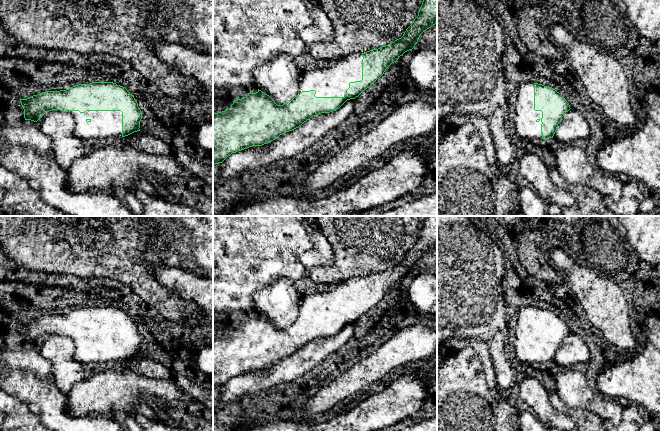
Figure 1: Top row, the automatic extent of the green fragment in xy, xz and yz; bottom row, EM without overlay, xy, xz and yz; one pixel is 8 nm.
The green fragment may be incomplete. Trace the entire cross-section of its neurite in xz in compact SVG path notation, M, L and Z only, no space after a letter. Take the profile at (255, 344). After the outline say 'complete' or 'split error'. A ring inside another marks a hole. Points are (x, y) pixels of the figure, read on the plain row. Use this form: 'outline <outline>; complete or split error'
outline M427 216L419 233L418 240L406 253L401 262L378 273L372 273L365 277L352 277L331 286L328 290L303 297L299 305L298 317L291 325L283 329L277 329L269 319L258 313L256 317L248 317L246 321L234 324L229 333L213 337L213 389L222 387L232 377L252 370L267 368L277 363L280 359L298 352L311 341L321 337L336 335L347 324L355 323L379 303L386 293L392 287L396 286L400 280L412 274L417 268L420 259L435 248L437 248L437 216Z; split error

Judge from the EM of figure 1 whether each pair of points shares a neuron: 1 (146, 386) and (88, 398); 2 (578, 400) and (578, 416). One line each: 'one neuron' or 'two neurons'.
1: one neuron
2: two neurons

